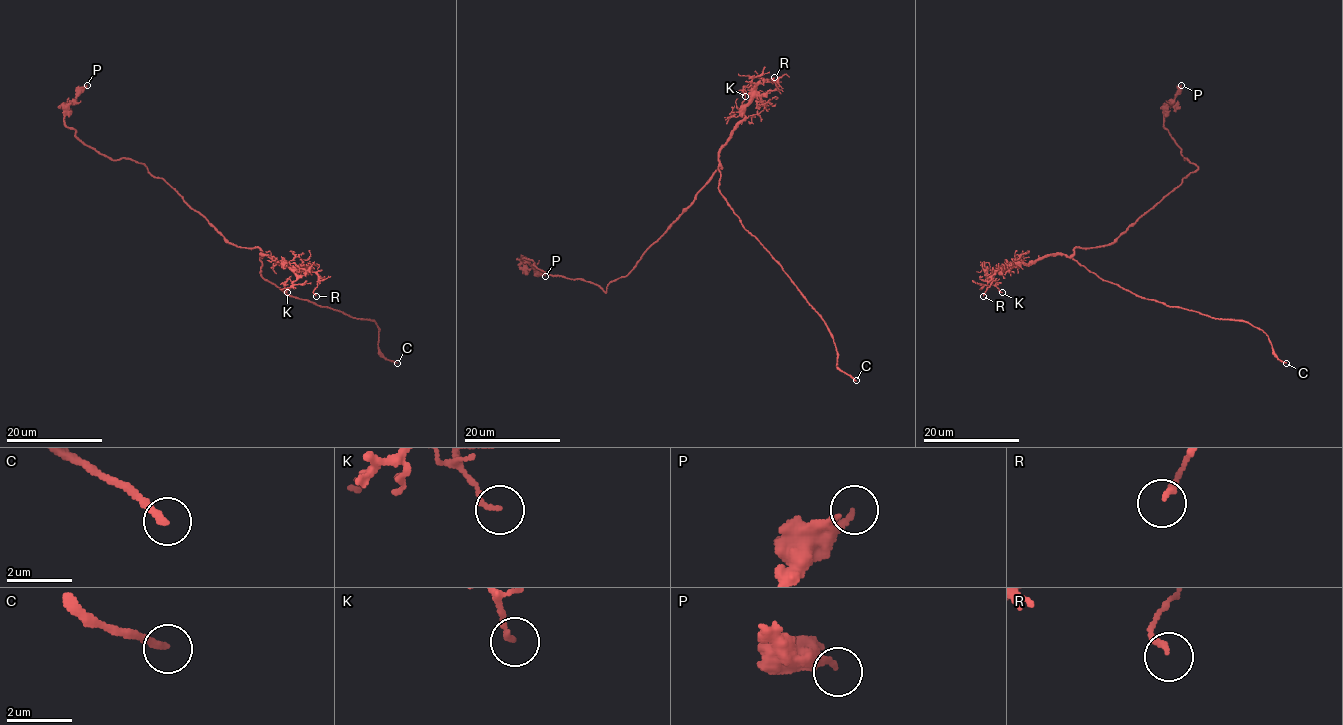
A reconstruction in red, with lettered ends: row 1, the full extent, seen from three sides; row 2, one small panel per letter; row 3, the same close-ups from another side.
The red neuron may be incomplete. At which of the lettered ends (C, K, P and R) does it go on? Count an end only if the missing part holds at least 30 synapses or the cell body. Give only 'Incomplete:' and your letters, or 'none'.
Incomplete: C

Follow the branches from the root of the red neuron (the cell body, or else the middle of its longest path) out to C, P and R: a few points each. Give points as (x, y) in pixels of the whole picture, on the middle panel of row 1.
C: (707, 184), (720, 167), (719, 192), (741, 224), (780, 265), (822, 319), (835, 345), (836, 366), (856, 380)
P: (707, 184), (634, 268), (626, 276), (614, 280), (605, 291), (586, 281), (551, 276), (522, 258), (545, 276)
R: (707, 184), (720, 168), (719, 149), (744, 117), (744, 108), (755, 96), (763, 96), (776, 87), (774, 77)

